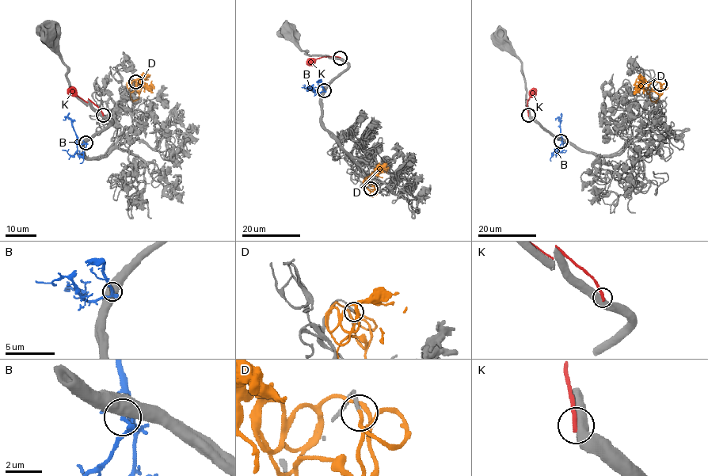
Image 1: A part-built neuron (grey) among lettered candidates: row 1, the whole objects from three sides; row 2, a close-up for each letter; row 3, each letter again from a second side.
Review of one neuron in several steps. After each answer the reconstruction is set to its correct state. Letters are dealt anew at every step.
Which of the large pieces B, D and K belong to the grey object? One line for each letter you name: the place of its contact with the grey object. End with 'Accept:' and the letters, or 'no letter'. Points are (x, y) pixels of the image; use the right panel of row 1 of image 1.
D: Touches grey at (660, 84)
Accept: D

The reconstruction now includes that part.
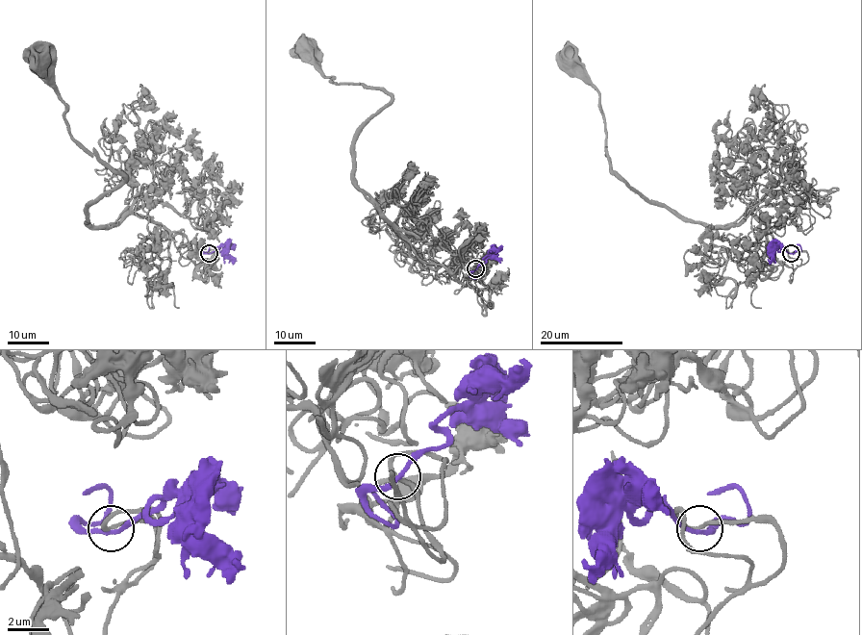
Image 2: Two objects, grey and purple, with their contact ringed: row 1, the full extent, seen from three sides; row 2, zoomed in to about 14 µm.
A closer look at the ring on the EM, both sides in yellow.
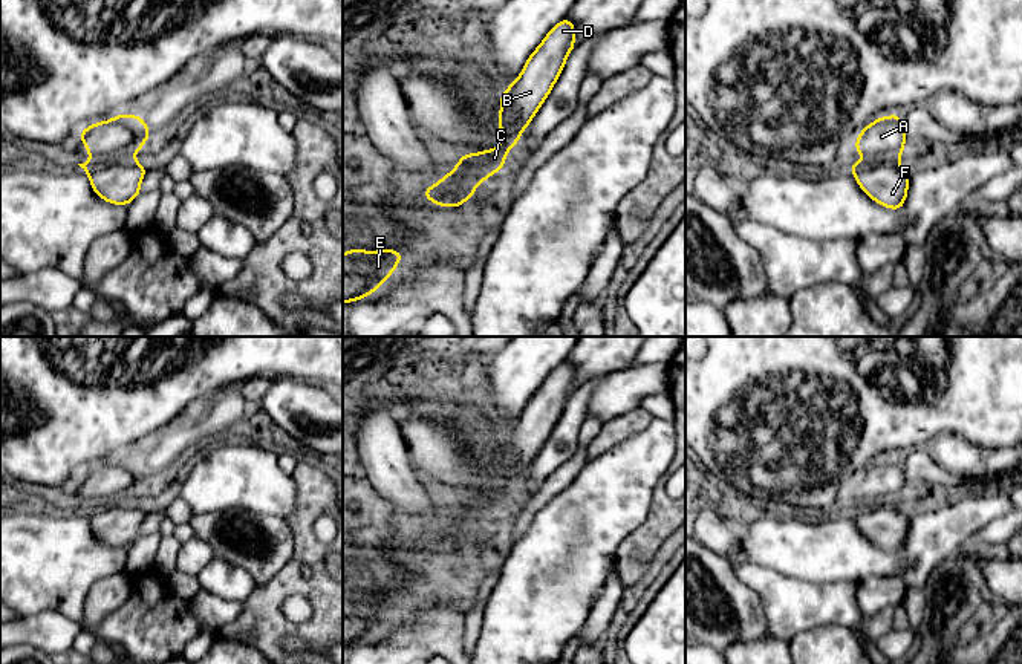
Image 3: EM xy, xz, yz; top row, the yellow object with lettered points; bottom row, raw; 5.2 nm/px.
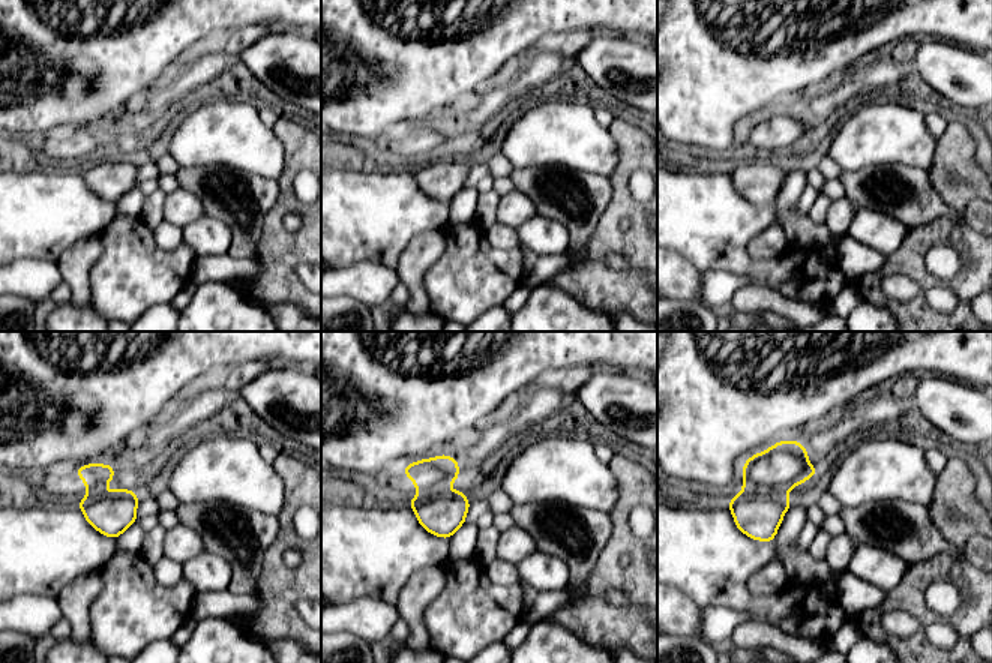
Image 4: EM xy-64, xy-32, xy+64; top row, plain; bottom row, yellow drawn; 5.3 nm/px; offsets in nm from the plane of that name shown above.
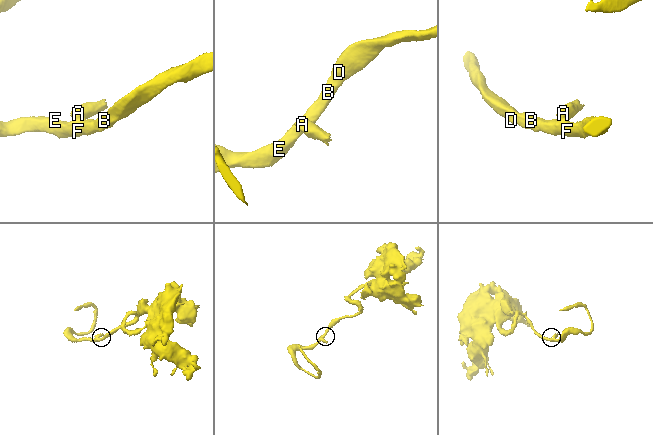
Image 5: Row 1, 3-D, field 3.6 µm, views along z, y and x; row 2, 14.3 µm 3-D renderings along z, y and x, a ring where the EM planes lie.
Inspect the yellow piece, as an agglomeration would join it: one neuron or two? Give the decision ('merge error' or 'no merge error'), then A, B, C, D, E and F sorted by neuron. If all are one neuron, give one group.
no merge error; A B C D E F

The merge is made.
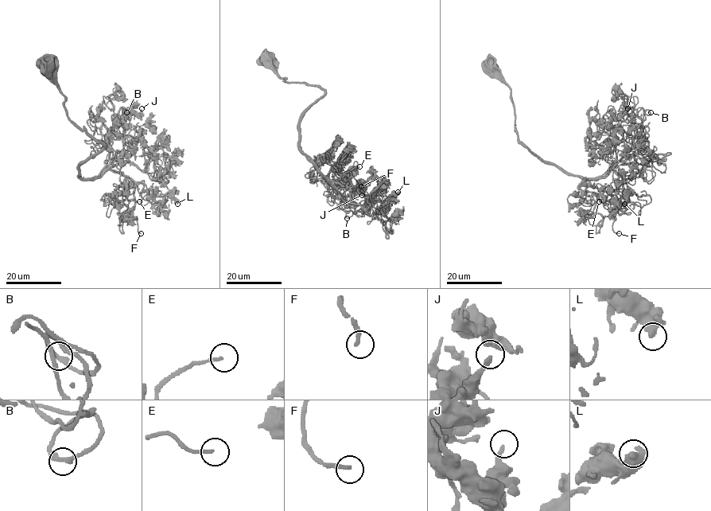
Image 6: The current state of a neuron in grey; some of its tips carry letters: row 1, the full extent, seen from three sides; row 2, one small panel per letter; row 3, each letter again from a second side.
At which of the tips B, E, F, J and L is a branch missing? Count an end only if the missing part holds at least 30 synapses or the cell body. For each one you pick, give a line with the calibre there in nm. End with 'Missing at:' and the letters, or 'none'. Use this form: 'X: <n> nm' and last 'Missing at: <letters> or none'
E: 150 nm
F: 220 nm
Missing at: E, F

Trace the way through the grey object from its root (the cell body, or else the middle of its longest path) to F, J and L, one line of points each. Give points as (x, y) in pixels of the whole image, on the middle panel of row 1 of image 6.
F: (268, 58), (285, 82), (324, 91), (301, 121), (301, 149), (326, 177), (355, 190), (352, 177), (361, 186)
J: (268, 58), (285, 82), (315, 84), (324, 91), (301, 121), (301, 149), (343, 202), (355, 189), (362, 195)
L: (268, 58), (285, 82), (324, 91), (300, 123), (301, 149), (316, 168), (383, 213), (398, 192)

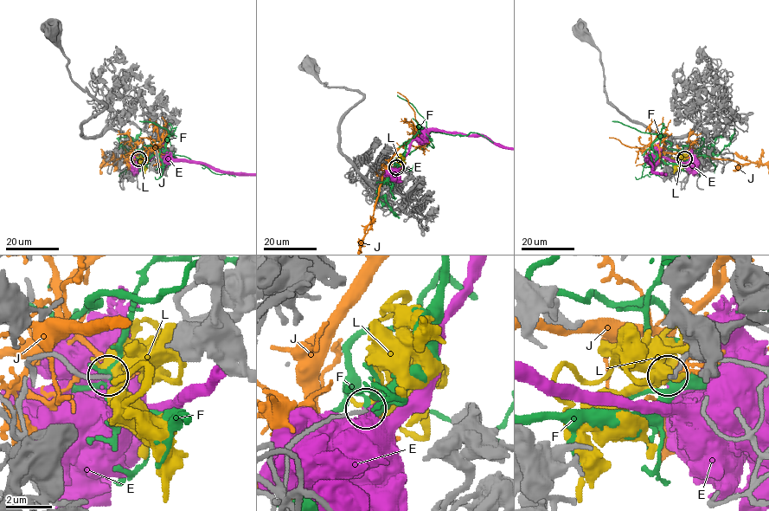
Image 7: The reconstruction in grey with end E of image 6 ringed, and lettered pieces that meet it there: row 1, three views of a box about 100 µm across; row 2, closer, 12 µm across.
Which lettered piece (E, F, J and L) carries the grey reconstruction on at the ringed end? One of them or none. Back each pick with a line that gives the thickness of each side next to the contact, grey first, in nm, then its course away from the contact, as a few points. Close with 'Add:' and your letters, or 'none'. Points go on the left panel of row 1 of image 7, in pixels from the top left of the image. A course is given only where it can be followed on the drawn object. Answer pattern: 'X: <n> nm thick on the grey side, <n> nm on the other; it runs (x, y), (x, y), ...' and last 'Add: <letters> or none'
L: 160 nm thick on the grey side, 550 nm on the other; it runs (137, 158), (144, 173)
Add: L

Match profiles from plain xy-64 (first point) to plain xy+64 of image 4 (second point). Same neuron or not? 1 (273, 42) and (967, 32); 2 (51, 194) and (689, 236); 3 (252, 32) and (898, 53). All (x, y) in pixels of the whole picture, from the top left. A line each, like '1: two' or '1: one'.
1: two
2: one
3: one

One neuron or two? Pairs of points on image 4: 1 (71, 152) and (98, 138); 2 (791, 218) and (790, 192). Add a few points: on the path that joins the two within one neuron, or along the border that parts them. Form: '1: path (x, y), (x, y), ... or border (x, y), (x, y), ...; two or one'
1: path (77, 147), (92, 141); one
2: path (790, 212), (790, 198); one

